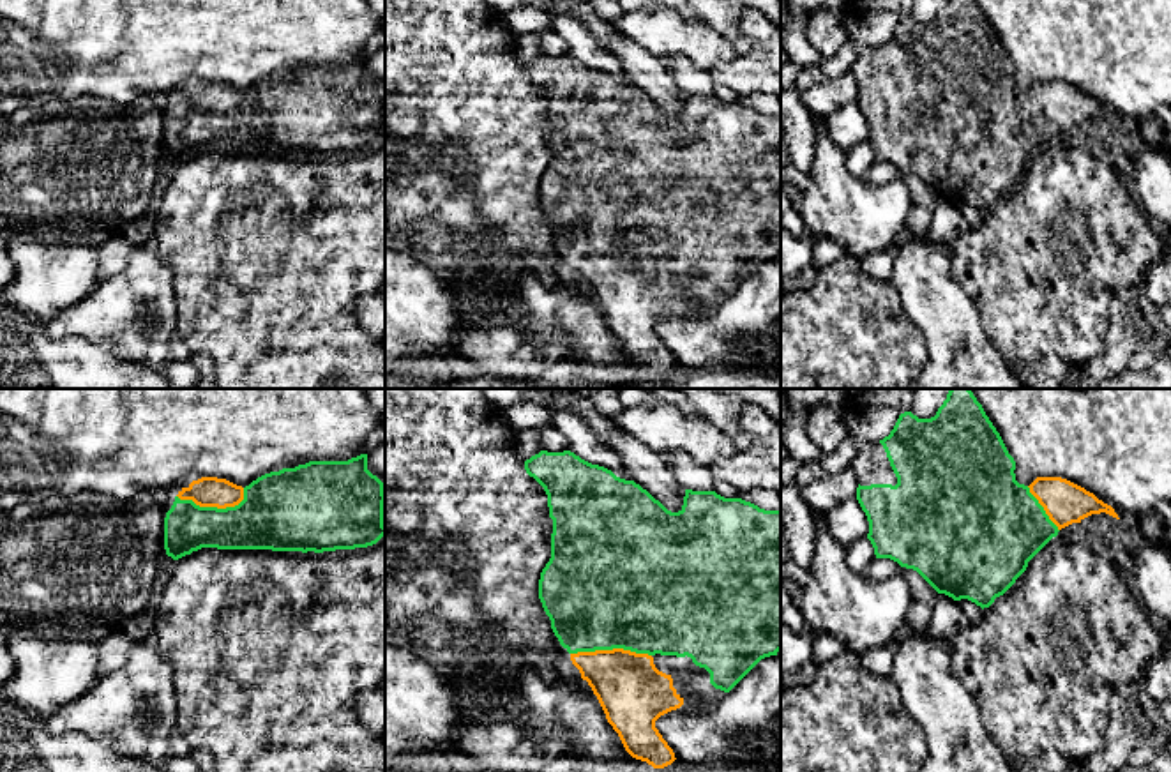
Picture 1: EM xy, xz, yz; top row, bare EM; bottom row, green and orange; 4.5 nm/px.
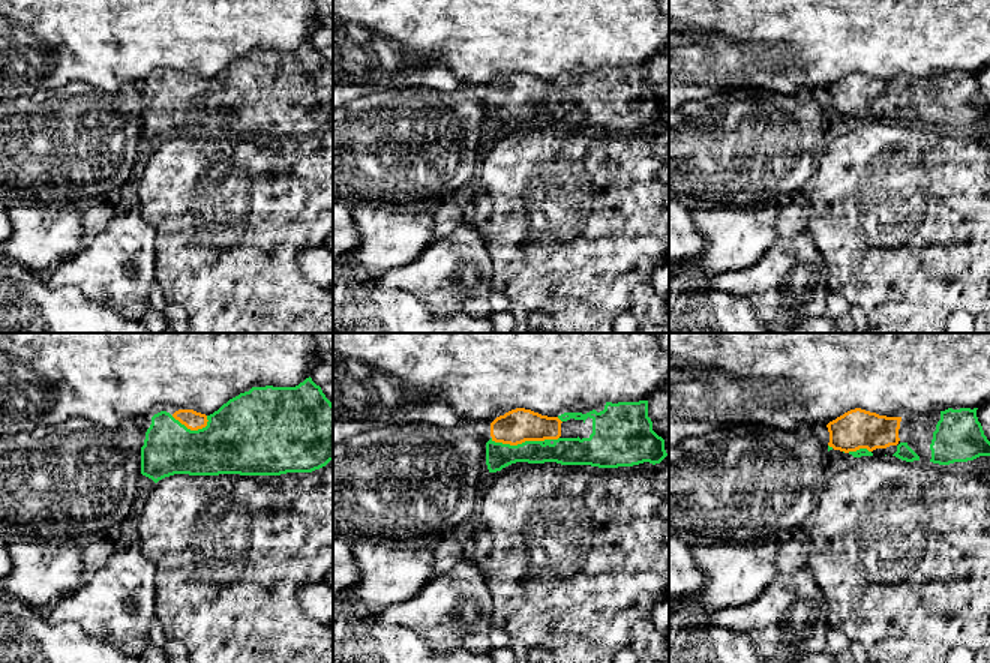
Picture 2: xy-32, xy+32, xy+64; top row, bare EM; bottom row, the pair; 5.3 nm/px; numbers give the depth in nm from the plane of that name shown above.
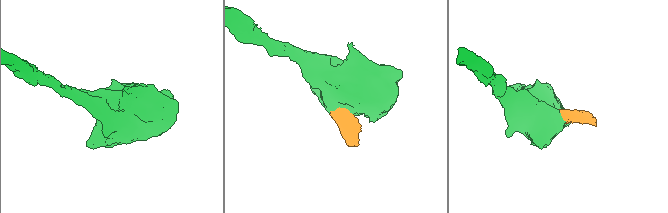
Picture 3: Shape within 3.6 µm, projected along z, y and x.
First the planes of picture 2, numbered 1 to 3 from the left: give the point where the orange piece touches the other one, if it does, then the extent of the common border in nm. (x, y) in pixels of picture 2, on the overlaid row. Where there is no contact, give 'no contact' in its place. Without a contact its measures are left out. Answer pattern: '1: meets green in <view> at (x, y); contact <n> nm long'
1: meets green in xy-32 at (189, 429); contact 200 nm long
2: meets green in xy+32 at (525, 441); contact 360 nm long
3: meets green in xy+64 at (858, 450); contact 130 nm long

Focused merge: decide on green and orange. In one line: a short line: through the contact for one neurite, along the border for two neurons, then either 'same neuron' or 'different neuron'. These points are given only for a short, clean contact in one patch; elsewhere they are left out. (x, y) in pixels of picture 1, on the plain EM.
line xz (606, 198), (611, 253), (633, 297); same neuron

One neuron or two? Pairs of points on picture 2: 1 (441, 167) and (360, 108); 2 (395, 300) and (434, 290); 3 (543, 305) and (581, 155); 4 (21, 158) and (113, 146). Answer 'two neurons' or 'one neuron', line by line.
1: one neuron
2: two neurons
3: one neuron
4: one neuron

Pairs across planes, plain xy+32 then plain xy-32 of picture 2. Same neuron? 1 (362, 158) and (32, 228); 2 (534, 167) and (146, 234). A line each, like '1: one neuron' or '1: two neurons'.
1: two neurons
2: two neurons

